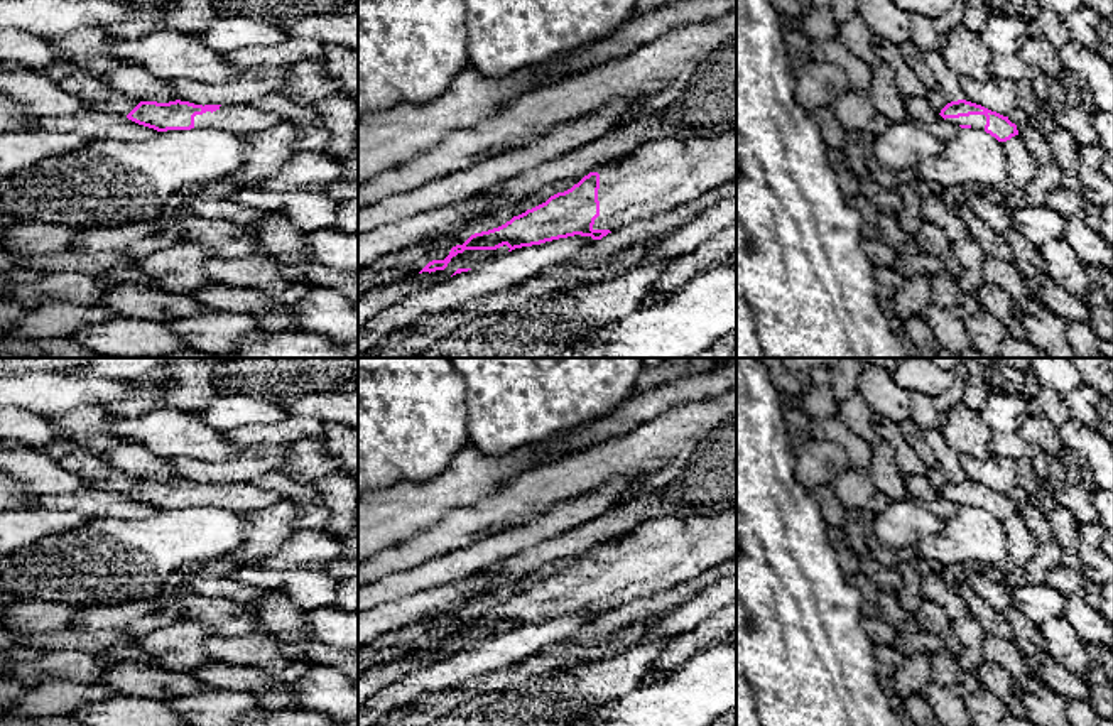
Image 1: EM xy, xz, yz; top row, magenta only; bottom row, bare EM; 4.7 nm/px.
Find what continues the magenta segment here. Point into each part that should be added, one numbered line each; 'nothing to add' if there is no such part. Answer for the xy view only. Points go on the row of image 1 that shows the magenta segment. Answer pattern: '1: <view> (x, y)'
1: xy (238, 119)

